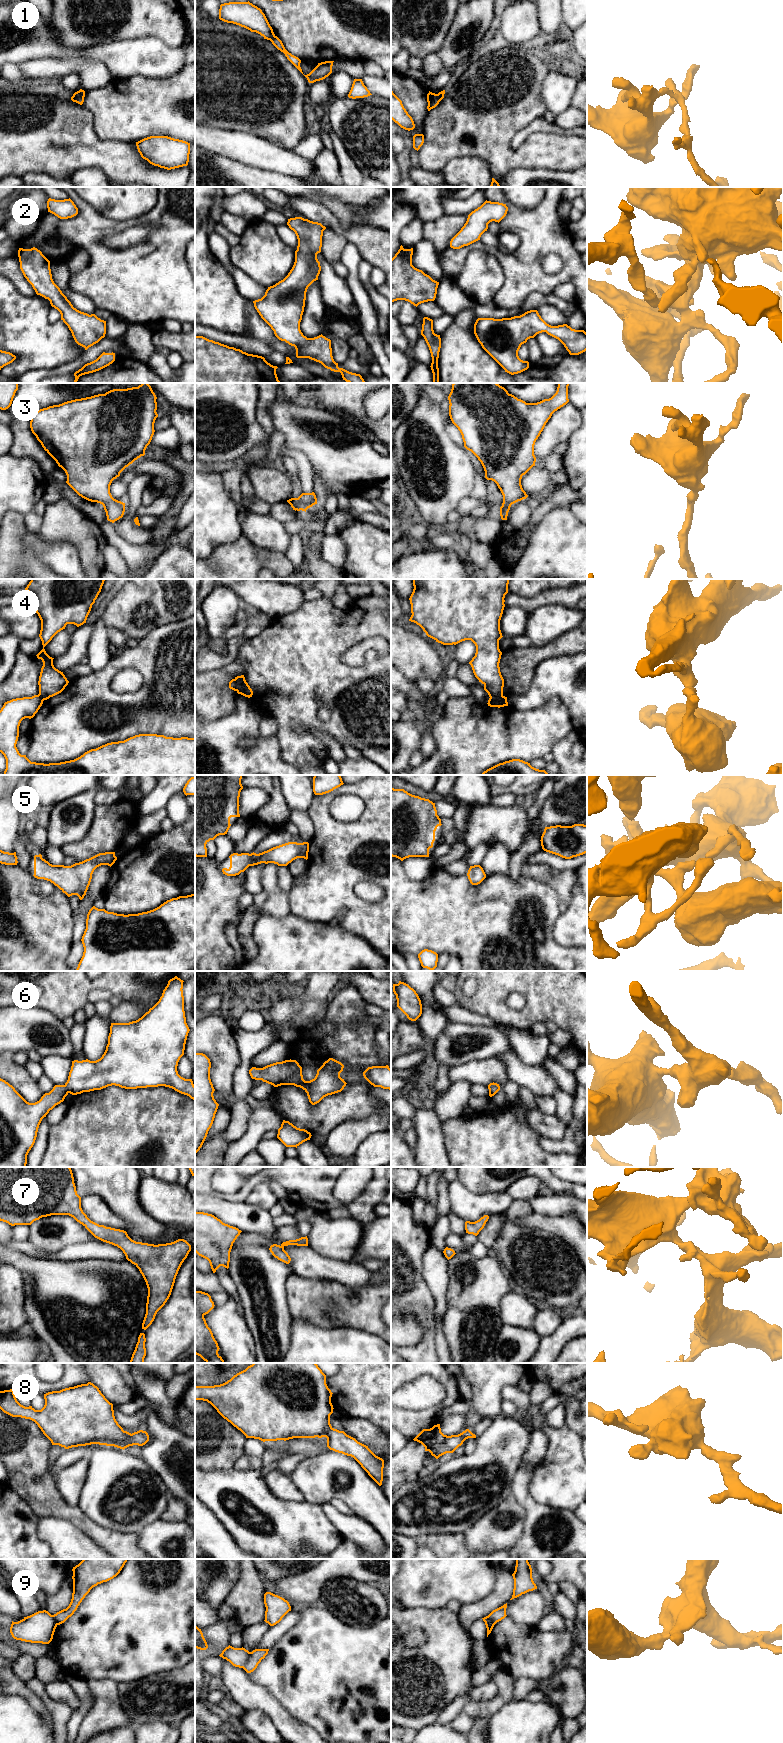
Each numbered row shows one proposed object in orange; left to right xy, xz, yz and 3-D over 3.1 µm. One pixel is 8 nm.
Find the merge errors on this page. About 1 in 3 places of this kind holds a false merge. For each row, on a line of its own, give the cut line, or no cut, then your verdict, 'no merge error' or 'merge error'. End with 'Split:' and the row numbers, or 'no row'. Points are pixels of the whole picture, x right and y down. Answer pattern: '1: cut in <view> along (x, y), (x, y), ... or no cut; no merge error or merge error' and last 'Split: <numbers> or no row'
1: cut in xz along (274, 35), (270, 40); merge error
2: no cut; no merge error
3: no cut; no merge error
4: cut in yz along (502, 695), (490, 697); merge error
5: no cut; no merge error
6: no cut; no merge error
7: no cut; no merge error
8: no cut; no merge error
9: cut in xz along (250, 1652), (243, 1668); merge error
Split: 1, 4, 9

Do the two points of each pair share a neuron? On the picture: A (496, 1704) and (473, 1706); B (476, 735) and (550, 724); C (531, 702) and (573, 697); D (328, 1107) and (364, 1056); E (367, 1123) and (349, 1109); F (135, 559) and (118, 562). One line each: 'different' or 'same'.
A: same
B: same
C: same
D: same
E: different
F: different

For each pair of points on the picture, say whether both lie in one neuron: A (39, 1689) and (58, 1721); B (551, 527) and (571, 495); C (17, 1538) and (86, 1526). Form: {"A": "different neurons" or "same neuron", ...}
{"A": "same neuron", "B": "different neurons", "C": "different neurons"}

